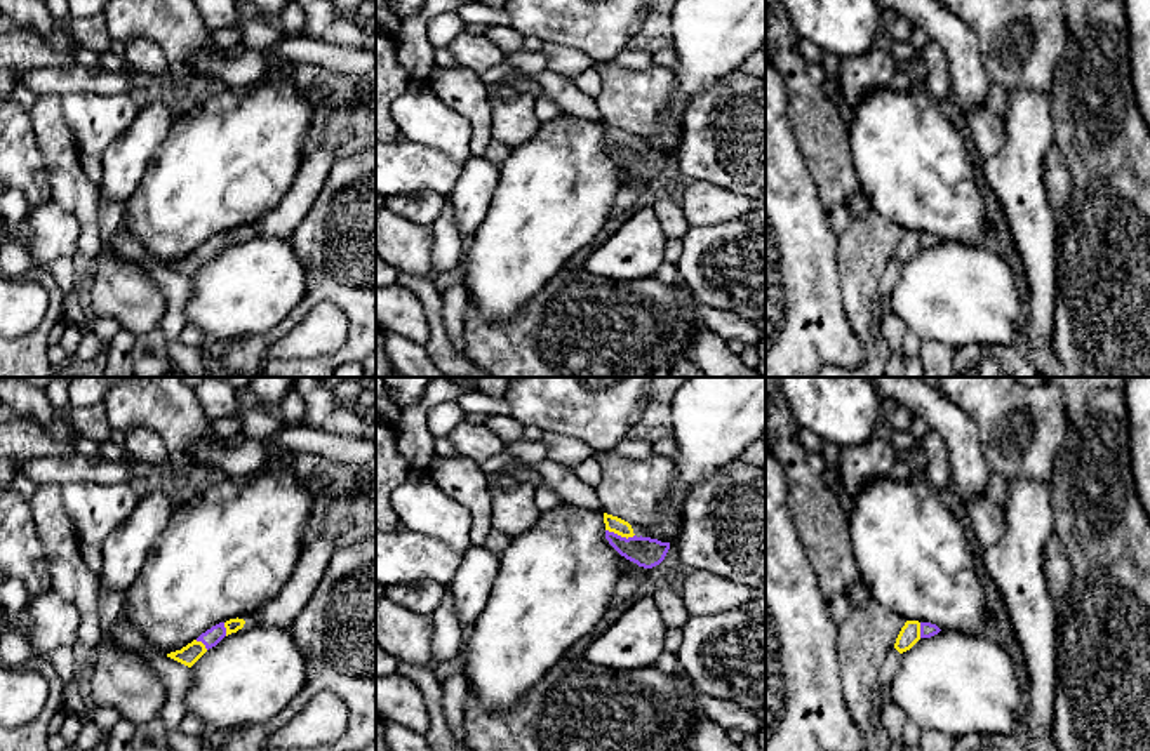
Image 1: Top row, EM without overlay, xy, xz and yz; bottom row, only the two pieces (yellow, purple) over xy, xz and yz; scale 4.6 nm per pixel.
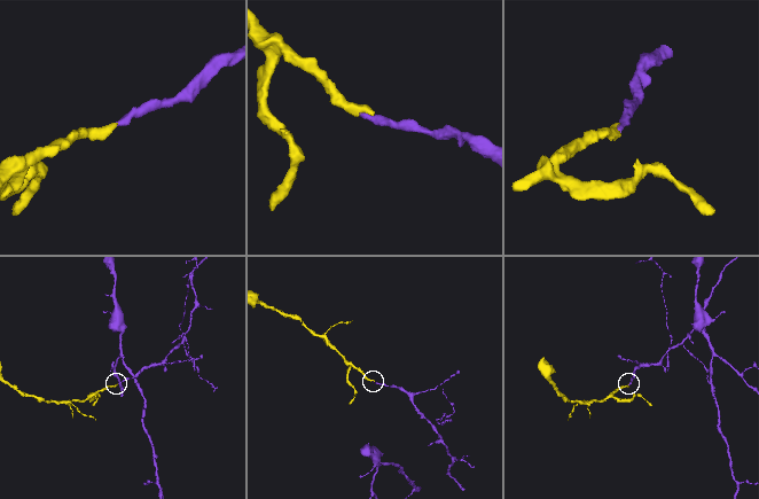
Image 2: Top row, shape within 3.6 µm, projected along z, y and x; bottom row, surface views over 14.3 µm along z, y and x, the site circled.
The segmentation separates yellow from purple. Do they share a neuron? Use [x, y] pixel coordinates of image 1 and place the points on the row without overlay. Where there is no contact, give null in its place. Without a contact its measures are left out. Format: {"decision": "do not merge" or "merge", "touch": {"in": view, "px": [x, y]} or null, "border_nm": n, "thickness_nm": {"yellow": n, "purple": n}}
{"decision": "merge", "touch": {"in": "xz", "px": [620, 145]}, "border_nm": 140, "thickness_nm": {"yellow": 80, "purple": 140}}

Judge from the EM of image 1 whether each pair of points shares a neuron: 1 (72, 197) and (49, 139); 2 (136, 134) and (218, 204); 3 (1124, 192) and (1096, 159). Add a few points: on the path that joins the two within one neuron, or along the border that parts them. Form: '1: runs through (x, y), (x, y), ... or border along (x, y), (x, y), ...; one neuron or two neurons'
1: runs through (68, 183), (61, 153); one neuron
2: border along (174, 119), (136, 186); two neurons
3: runs through (1121, 183), (1105, 167); one neuron

